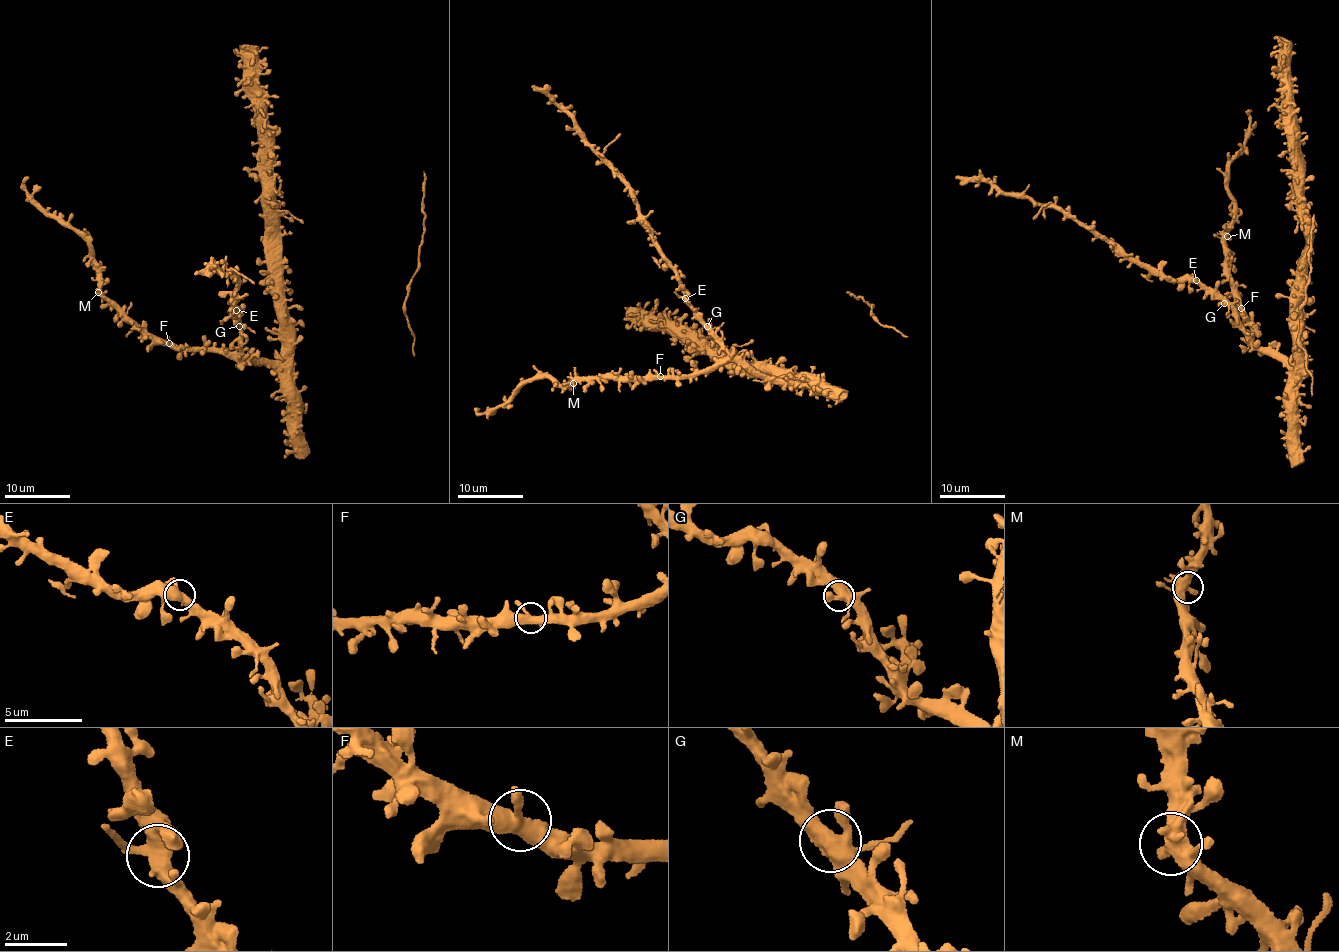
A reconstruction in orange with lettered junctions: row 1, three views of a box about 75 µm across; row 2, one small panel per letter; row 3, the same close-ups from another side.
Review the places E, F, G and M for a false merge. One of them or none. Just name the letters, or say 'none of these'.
none of these

